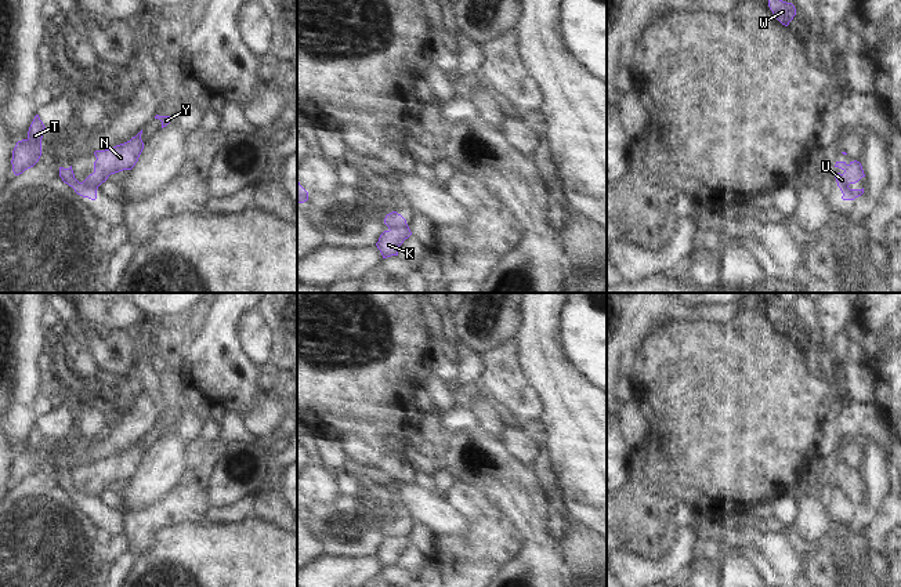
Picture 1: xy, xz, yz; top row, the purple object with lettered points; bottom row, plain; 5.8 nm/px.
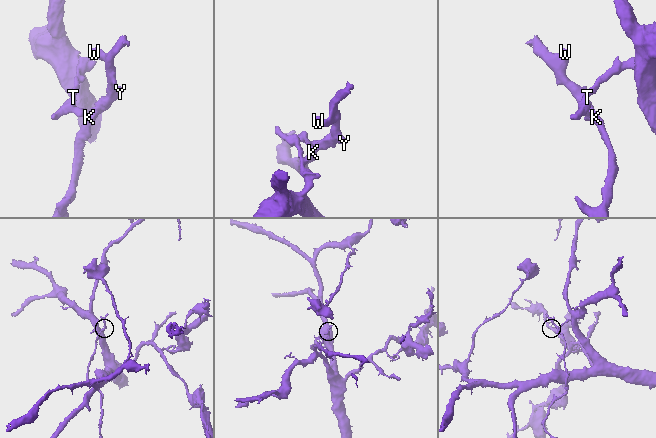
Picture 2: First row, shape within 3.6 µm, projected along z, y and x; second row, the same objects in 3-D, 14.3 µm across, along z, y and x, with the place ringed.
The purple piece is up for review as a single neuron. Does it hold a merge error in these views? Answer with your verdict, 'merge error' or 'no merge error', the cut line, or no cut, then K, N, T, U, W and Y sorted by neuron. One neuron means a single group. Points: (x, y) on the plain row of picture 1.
merge error; cut in xy along (82, 492), (91, 499), (90, 507); K N U W Y / T

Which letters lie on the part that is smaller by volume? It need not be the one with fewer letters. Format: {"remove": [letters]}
{"remove": ["K", "N", "U", "W", "Y"]}

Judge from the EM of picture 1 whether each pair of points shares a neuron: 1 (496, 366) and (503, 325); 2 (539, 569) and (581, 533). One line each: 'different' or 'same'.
1: different
2: different

